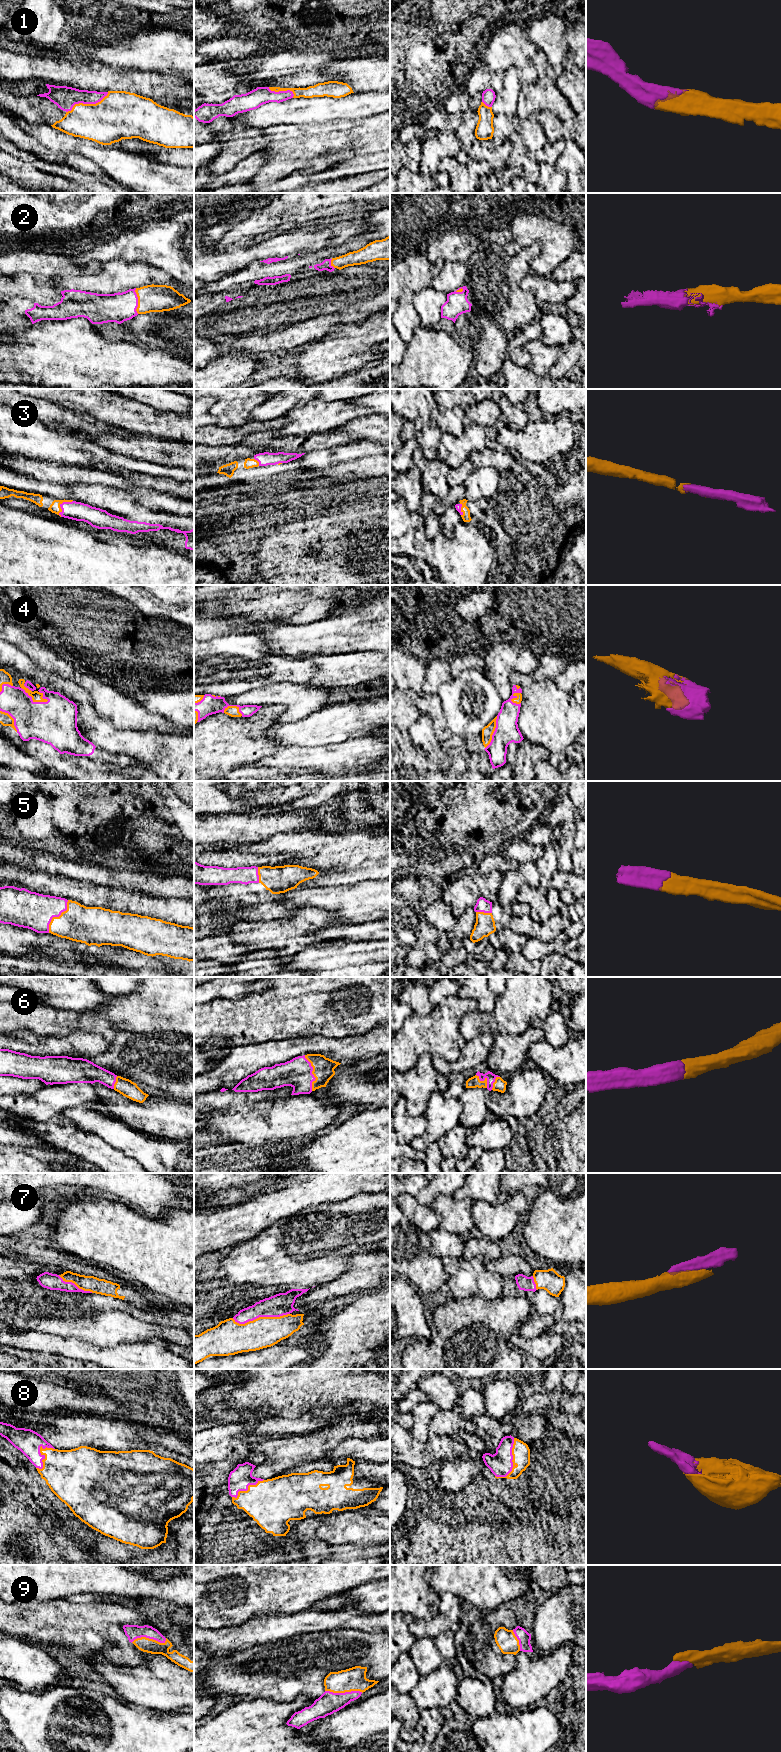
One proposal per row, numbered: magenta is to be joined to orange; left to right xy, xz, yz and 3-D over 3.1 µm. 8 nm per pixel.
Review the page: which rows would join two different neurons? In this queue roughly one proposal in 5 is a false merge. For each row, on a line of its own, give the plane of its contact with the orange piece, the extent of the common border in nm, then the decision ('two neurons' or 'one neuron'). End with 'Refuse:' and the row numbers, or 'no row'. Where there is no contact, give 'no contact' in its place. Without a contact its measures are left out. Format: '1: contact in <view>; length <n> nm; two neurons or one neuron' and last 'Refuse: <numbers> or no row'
1: contact in xy; length 380 nm; one neuron
2: contact in xy; length 200 nm; one neuron
3: contact in xy; length 170 nm; one neuron
4: contact in xy; length 240 nm; one neuron
5: contact in xy; length 300 nm; one neuron
6: contact in xz; length 300 nm; one neuron
7: contact in xz; length 460 nm; one neuron
8: contact in yz; length 360 nm; one neuron
9: contact in xy; length 280 nm; one neuron
Refuse: no row

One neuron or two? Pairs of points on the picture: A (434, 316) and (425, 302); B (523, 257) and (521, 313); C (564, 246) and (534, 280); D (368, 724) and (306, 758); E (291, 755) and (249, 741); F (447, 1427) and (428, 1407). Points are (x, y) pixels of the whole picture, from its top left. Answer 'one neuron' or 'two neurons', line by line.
A: one neuron
B: one neuron
C: two neurons
D: two neurons
E: two neurons
F: two neurons

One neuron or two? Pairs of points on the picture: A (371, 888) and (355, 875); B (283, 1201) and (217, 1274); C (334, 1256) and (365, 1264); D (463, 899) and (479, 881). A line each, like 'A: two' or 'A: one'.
A: two
B: two
C: two
D: one

